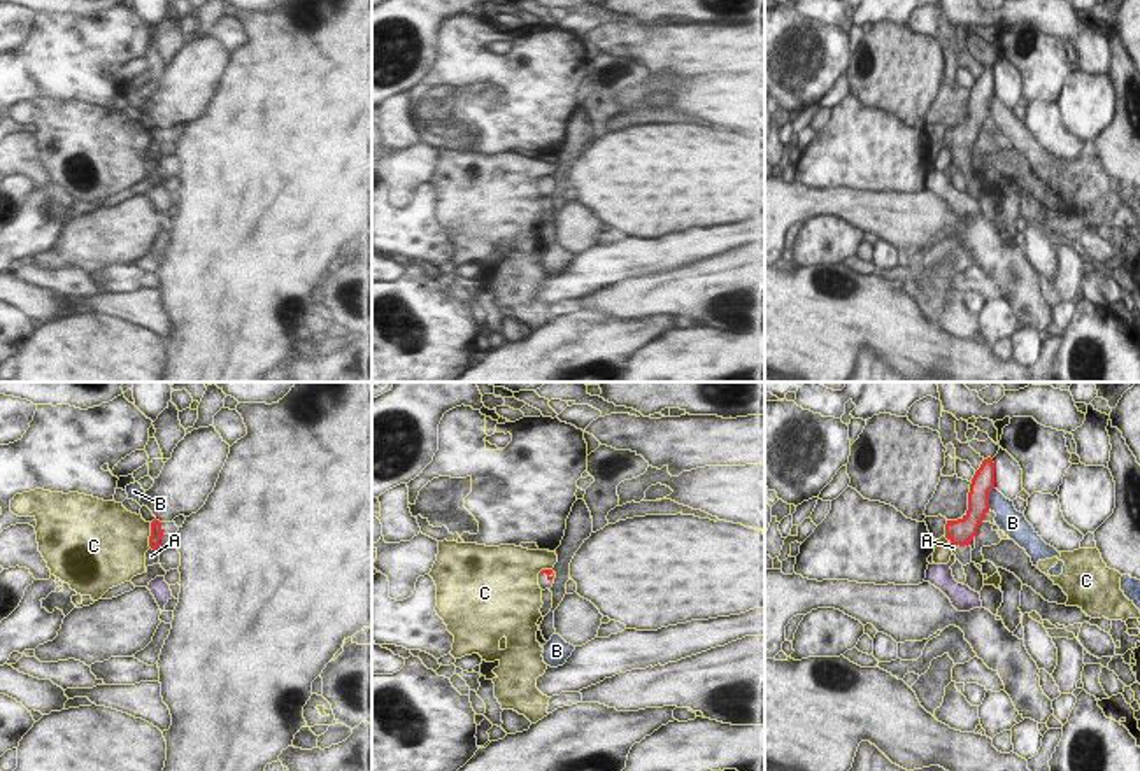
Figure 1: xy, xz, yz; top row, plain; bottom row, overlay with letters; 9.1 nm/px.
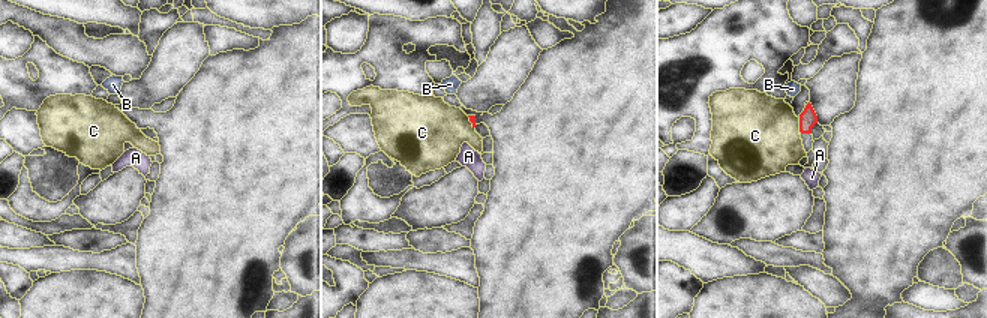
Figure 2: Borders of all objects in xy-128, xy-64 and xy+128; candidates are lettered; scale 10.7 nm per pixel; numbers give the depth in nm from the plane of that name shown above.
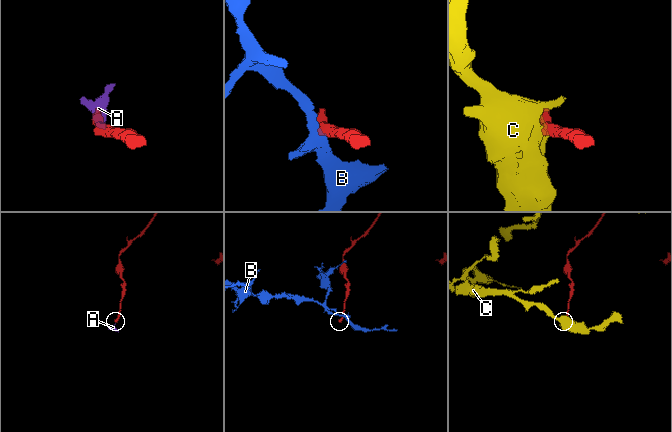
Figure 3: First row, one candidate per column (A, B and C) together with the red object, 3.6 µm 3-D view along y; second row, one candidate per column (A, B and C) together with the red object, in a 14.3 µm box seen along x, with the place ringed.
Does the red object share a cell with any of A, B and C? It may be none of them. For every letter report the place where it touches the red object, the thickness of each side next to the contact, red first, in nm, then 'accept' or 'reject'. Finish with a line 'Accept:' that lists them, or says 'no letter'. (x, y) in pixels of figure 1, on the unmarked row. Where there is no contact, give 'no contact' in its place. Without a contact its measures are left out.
A: xy (155, 156) | 120/130 nm | accept
B: yz (988, 106) | 200/220 nm | reject
C: xy (151, 142) | 120/440 nm | reject
Accept: A

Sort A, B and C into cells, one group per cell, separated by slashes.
A / B / C

